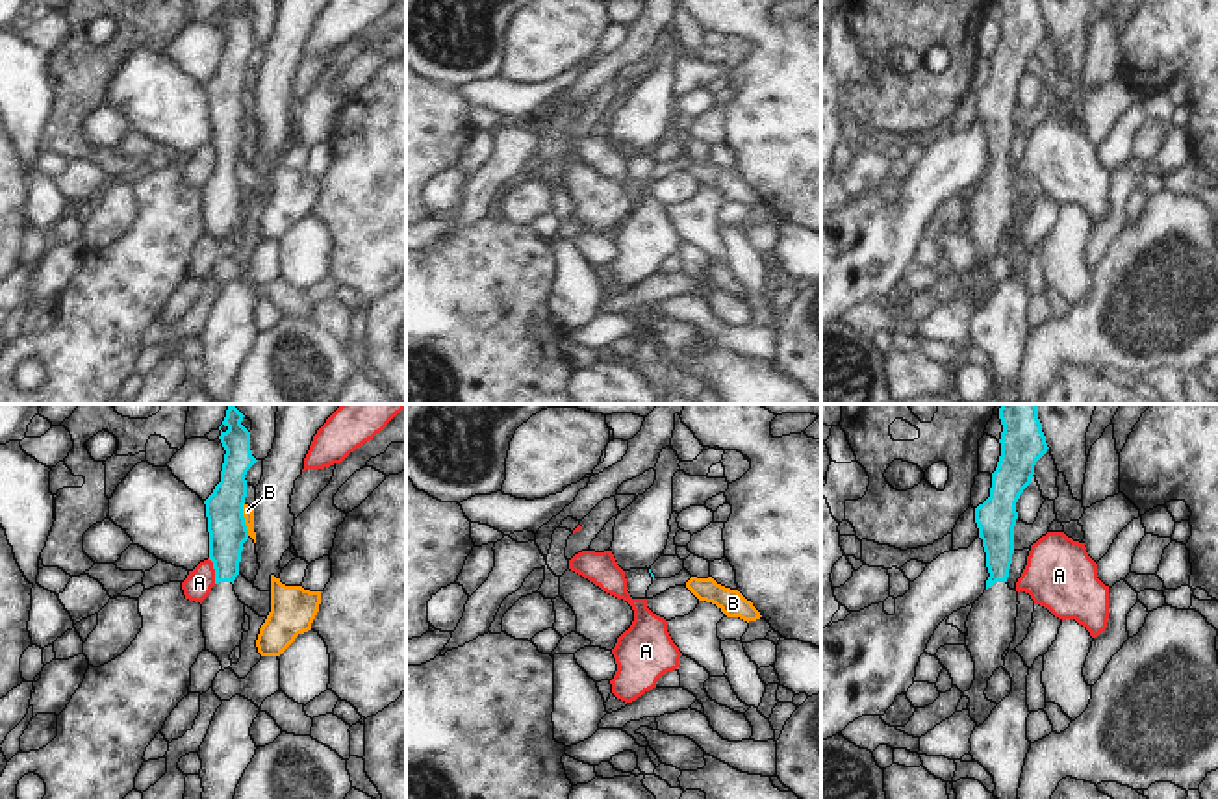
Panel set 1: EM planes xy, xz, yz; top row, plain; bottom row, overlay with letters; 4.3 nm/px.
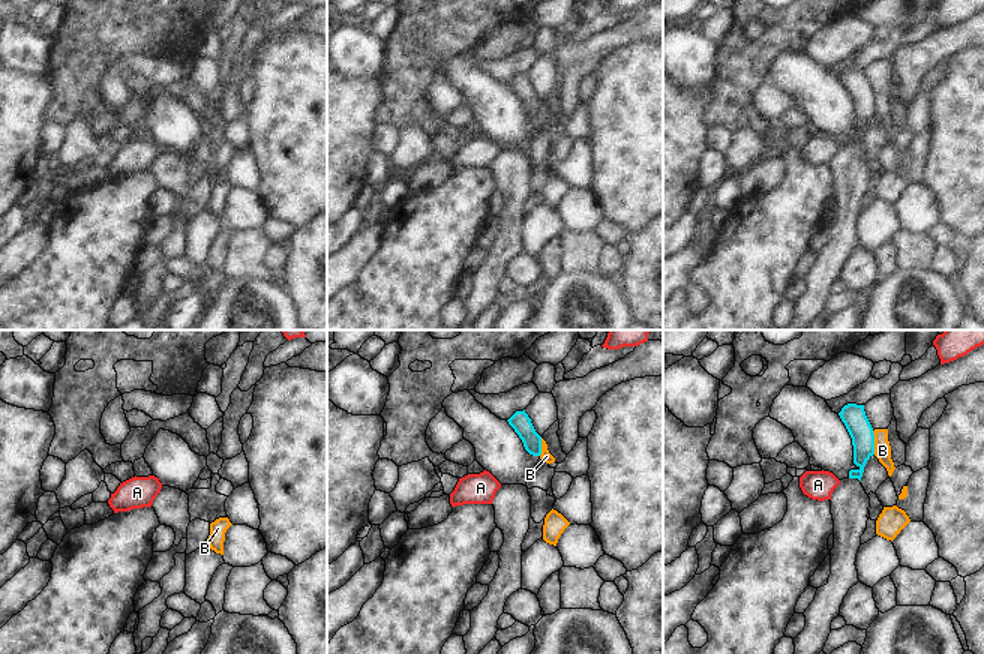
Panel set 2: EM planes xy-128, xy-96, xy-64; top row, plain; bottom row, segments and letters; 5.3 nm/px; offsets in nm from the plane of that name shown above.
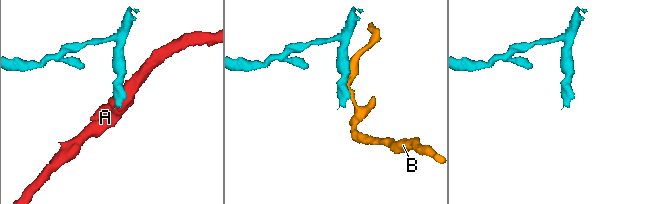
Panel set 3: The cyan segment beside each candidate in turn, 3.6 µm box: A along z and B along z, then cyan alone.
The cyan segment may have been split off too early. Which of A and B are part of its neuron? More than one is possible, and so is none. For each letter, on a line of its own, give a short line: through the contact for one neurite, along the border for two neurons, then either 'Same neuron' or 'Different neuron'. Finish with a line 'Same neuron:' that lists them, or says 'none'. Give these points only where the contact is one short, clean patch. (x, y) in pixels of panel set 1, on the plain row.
A: Line: xy (208, 143), (215, 167). Different neuron
B: Line: xy (243, 88), (243, 108), (249, 119). Different neuron
Same neuron: none.

